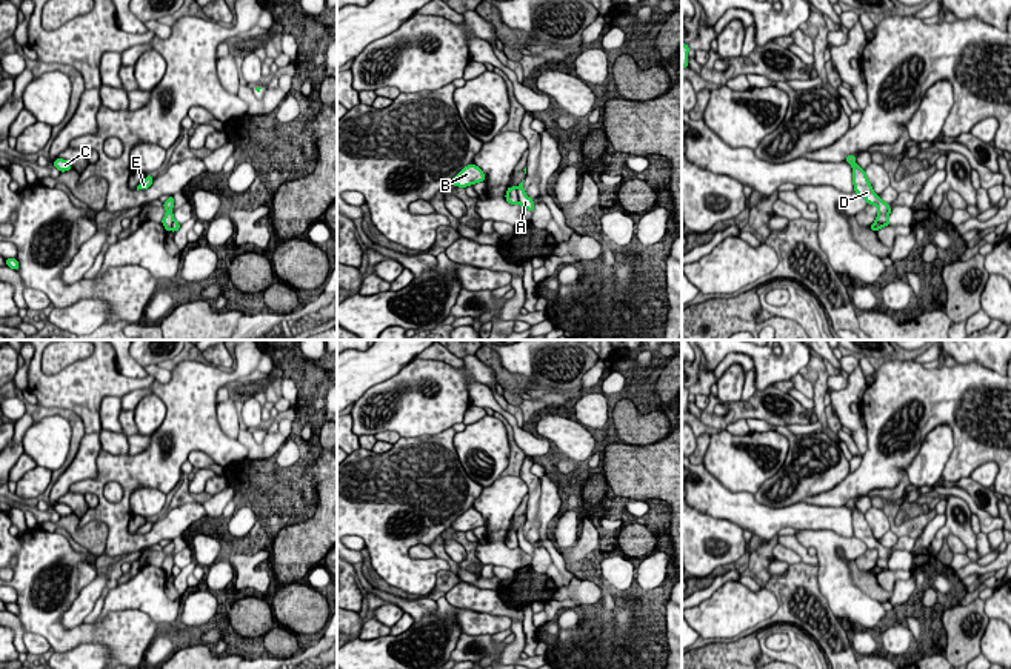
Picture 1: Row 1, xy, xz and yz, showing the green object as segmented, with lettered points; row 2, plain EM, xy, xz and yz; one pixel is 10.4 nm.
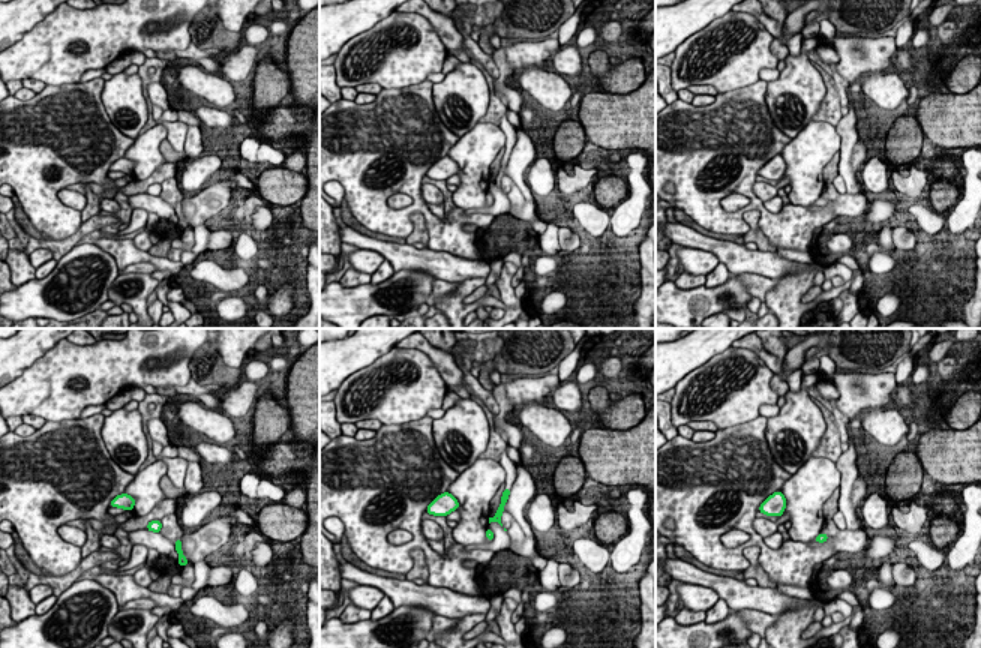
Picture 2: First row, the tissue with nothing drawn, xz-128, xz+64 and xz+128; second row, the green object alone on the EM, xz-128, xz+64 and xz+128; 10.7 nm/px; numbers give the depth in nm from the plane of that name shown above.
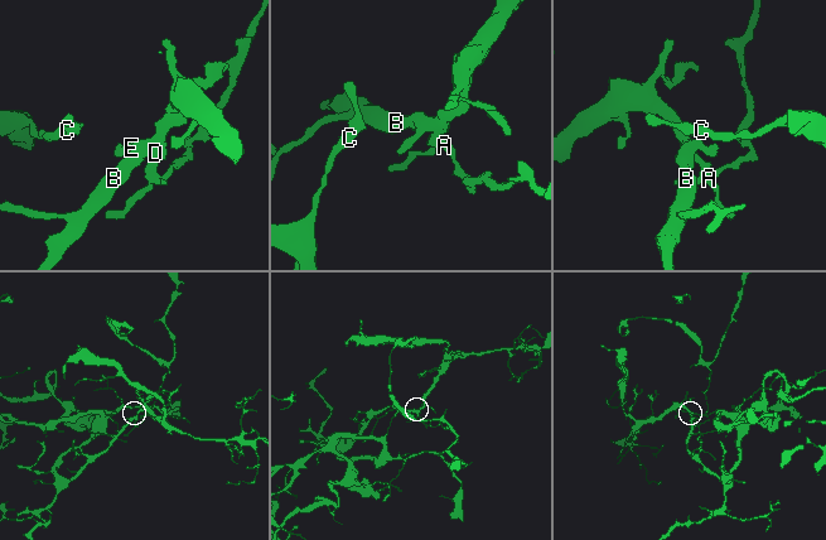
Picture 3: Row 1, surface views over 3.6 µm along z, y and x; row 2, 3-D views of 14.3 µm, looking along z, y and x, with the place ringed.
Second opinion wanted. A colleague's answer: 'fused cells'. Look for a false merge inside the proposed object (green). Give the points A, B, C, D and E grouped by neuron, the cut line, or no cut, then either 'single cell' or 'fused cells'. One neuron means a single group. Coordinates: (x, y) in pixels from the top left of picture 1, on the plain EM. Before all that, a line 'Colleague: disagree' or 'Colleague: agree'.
Colleague: agree
A / B C D E | xz (516, 532), (519, 546) | fused cells

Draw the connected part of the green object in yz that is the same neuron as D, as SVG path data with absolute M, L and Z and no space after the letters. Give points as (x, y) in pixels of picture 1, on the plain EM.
M854 498L848 500L845 506L853 511L854 537L862 540L868 549L876 549L879 552L879 558L876 561L877 567L880 567L882 571L889 571L889 548L882 546L879 540L874 538L873 531L865 518L865 514L856 509Z

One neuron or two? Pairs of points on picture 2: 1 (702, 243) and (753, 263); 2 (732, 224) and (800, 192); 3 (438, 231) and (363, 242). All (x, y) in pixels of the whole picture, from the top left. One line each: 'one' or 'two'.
1: one
2: two
3: two

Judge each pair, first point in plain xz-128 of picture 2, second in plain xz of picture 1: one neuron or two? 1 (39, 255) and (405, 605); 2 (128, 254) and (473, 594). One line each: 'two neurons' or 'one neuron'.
1: two neurons
2: one neuron

